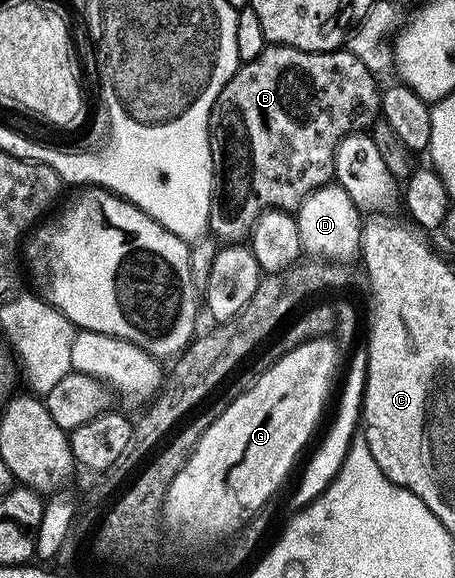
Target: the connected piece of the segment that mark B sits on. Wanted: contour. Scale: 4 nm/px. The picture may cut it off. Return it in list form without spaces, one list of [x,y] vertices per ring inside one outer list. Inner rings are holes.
[[[273,45],[265,49],[262,56],[253,61],[241,64],[240,70],[230,79],[230,83],[222,91],[212,113],[212,158],[216,168],[216,190],[212,192],[212,221],[210,233],[216,241],[227,243],[229,246],[239,246],[253,236],[253,229],[260,221],[260,217],[272,210],[284,210],[288,214],[295,214],[300,206],[317,193],[324,186],[333,184],[336,175],[336,151],[345,137],[357,131],[368,131],[377,120],[382,117],[382,85],[377,77],[367,69],[366,64],[349,51],[335,53],[307,53],[291,49],[285,45]]]

